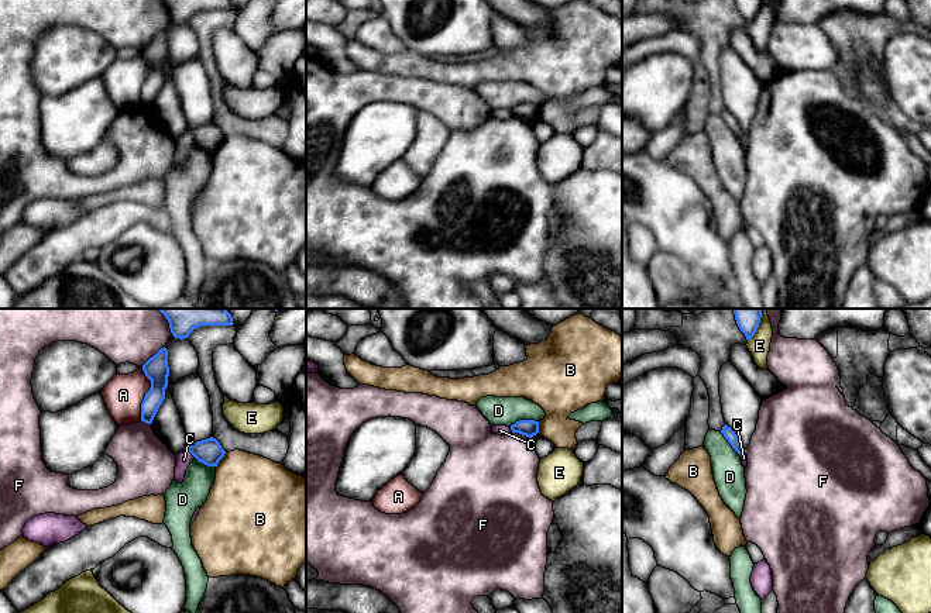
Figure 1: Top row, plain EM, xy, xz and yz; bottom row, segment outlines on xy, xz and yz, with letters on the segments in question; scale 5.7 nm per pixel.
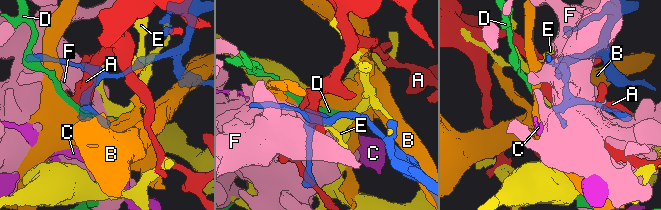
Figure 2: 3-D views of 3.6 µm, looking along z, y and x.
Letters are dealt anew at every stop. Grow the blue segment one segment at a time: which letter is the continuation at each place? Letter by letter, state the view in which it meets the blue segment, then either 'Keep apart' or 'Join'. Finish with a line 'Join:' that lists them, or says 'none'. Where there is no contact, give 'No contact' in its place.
A: Touches blue in xy. Keep apart
B: Touches blue in xy. Keep apart
C: Touches blue in xy. Keep apart
D: Touches blue in xz. Keep apart
E: Touches blue in yz. Keep apart
F: Touches blue in xy. Keep apart
Join: none

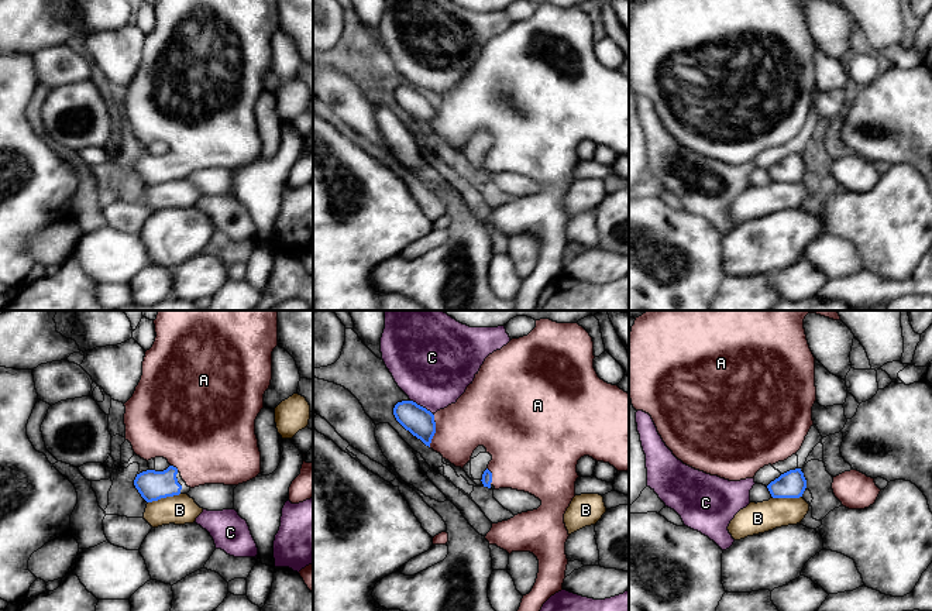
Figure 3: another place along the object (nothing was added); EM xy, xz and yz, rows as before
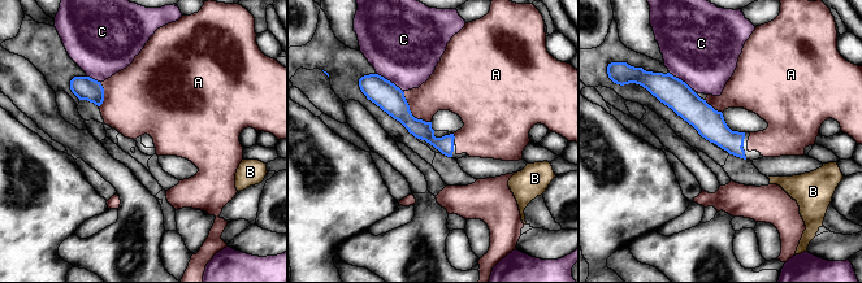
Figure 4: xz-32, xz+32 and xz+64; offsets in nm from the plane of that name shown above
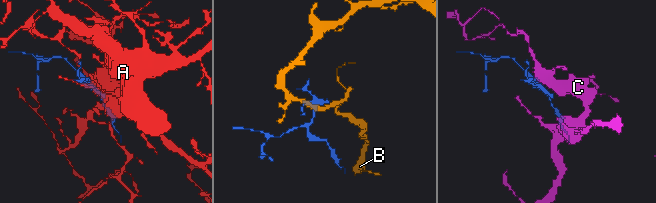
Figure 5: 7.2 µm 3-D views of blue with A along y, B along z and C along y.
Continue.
A: Touches blue in xz. Join
B: Touches blue in xy. Keep apart
C: Touches blue in xz. Keep apart
Join: A

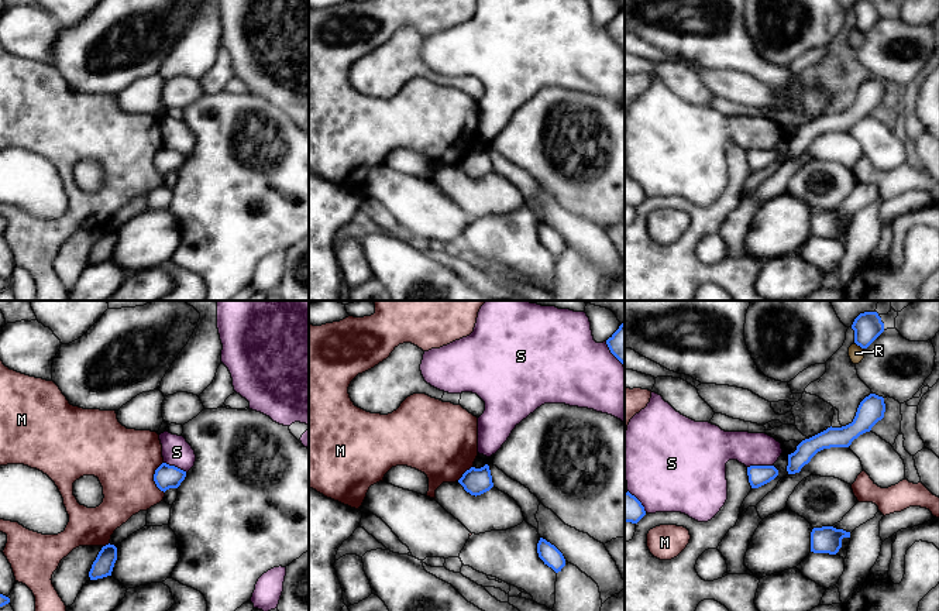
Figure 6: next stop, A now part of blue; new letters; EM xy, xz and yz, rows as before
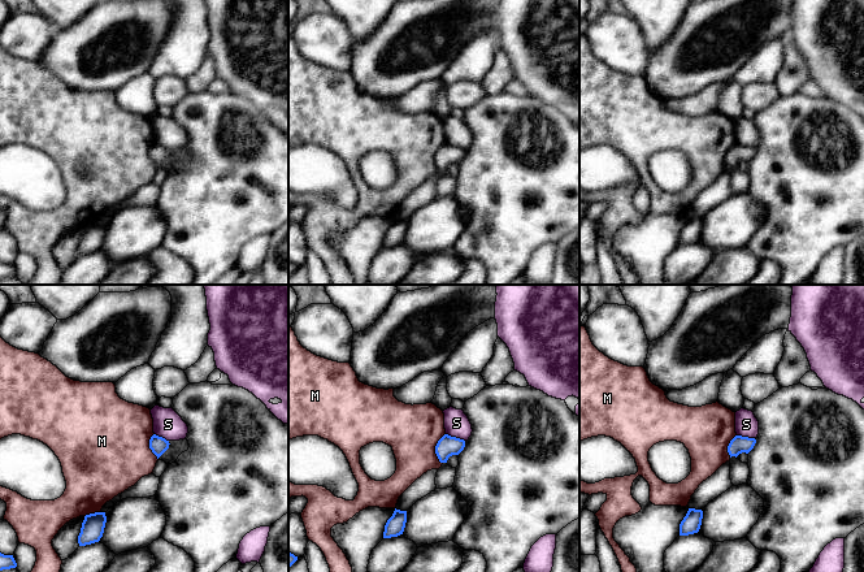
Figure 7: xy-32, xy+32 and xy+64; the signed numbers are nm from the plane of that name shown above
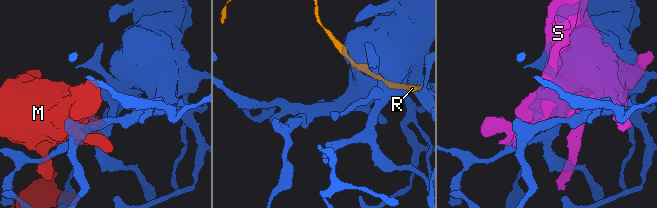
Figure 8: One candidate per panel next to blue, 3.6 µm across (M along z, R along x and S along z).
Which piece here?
M: Touches blue in xy. Keep apart
R: Touches blue in yz. Keep apart
S: Touches blue in yz. Keep apart
Join: none

